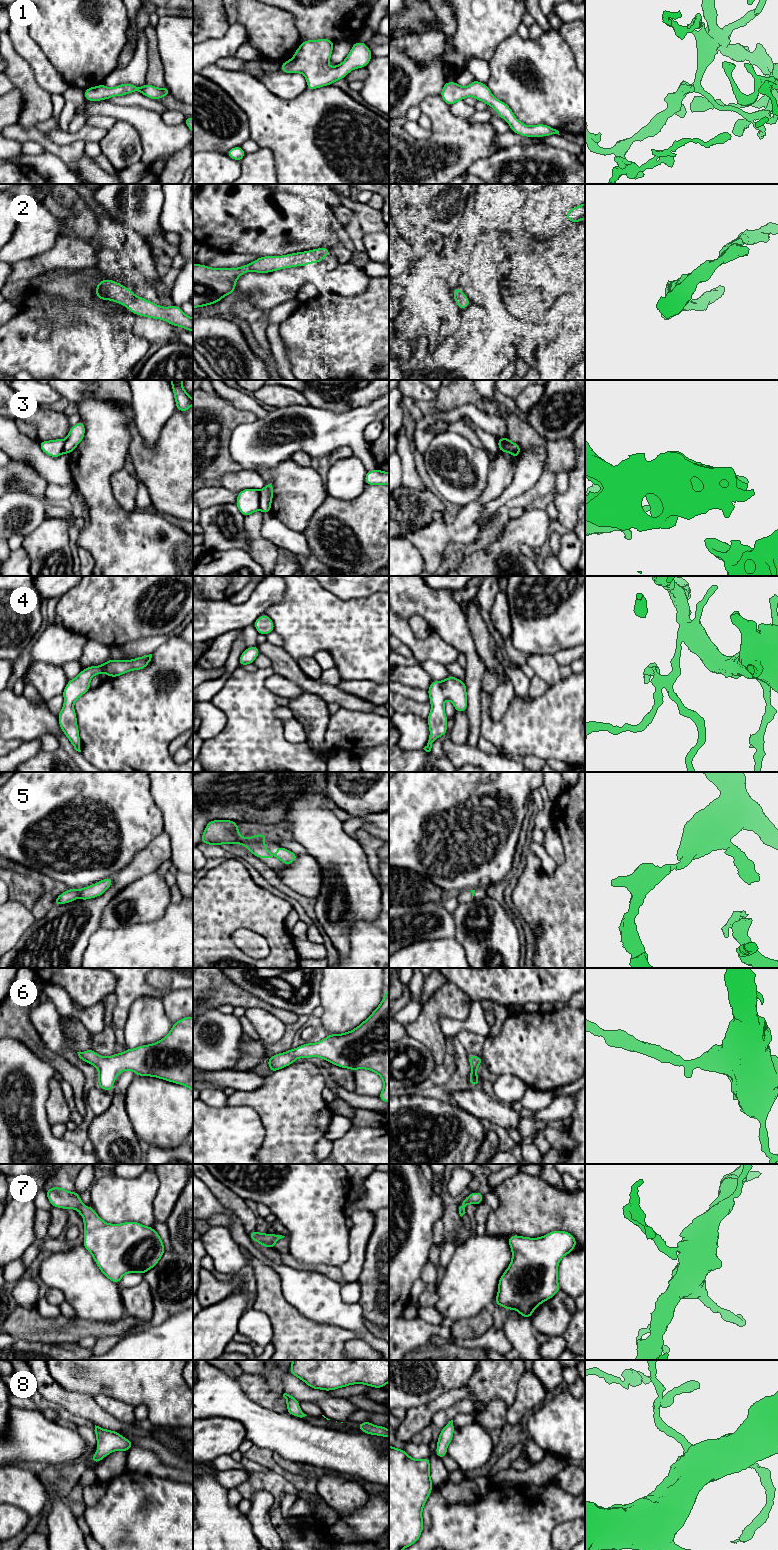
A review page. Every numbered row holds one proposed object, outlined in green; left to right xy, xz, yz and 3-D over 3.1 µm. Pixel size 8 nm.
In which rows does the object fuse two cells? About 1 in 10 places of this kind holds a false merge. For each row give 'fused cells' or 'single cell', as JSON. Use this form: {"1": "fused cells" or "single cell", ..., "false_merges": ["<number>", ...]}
{"1": "single cell", "2": "single cell", "3": "fused cells", "4": "single cell", "5": "single cell", "6": "single cell", "7": "single cell", "8": "single cell", "false_merges": ["3"]}

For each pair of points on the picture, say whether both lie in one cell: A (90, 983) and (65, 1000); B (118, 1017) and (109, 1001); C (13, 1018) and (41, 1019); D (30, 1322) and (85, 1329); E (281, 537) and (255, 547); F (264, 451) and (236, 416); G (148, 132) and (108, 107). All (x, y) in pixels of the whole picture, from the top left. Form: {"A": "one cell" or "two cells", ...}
{"A": "two cells", "B": "two cells", "C": "two cells", "D": "one cell", "E": "two cells", "F": "two cells", "G": "one cell"}

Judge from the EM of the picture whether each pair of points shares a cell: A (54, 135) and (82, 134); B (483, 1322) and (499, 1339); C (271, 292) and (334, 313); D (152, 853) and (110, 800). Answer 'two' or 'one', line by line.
A: one
B: two
C: two
D: two

